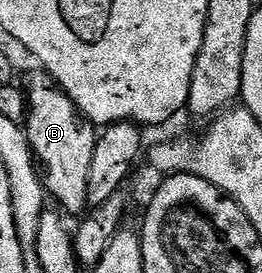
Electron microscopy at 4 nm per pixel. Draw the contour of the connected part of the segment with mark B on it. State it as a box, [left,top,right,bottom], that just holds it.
[24,69,99,216]

